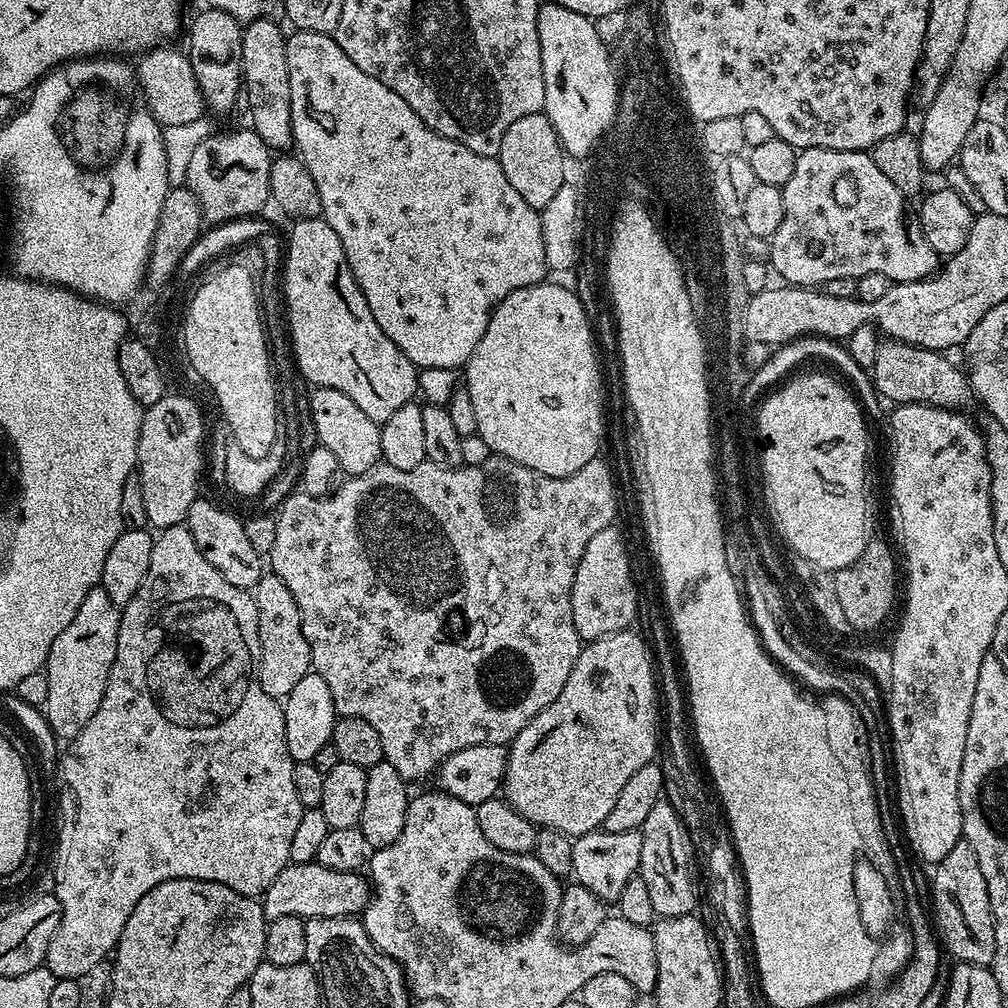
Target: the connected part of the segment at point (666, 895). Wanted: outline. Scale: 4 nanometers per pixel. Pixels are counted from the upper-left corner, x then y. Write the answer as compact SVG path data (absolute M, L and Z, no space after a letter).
M661 798L650 809L644 827L639 831L642 834L642 854L638 875L650 890L657 917L687 916L695 913L698 864L694 859L691 838L688 837L686 826L674 810L674 806L669 804L667 799Z

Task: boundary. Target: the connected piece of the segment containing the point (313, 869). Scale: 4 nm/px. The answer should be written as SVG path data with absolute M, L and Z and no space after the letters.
M315 862L310 864L289 863L270 882L264 891L262 903L266 919L286 918L286 914L305 918L334 918L347 916L356 918L363 913L370 899L370 881L367 875L346 870L330 870Z

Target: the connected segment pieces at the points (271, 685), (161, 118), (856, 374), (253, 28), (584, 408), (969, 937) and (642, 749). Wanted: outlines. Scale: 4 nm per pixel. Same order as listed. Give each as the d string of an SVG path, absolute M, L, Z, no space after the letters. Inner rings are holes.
M275 574L261 575L252 597L258 610L258 646L260 647L260 685L270 698L280 700L298 686L298 681L312 671L312 655L302 634L302 618L298 614L298 602L286 587L286 582Z
M157 46L145 51L139 57L138 64L138 88L152 111L157 124L164 128L170 126L182 126L186 122L194 122L201 119L206 112L206 101L200 84L196 81L196 75L192 69L192 63L187 55L172 46Z
M814 335L805 336L803 339L793 340L792 343L777 347L775 351L771 353L766 364L753 374L750 382L746 382L745 388L740 392L739 407L744 407L744 410L751 409L753 407L751 404L754 403L755 405L757 401L765 395L767 390L766 386L769 381L777 381L776 376L784 372L786 368L791 368L792 364L797 361L801 362L804 366L809 363L809 360L817 360L817 362L820 363L817 365L827 366L833 373L843 377L850 385L851 391L854 393L856 399L860 401L865 413L867 413L869 417L879 414L882 400L876 391L876 385L872 383L869 369L858 366L858 362L854 362L854 358L850 358L848 349L843 343L837 342L835 339L823 339ZM824 364L829 364L829 366Z
M269 18L252 20L243 25L242 96L248 99L248 112L252 115L253 132L273 150L288 150L292 143L292 115L290 114L290 70L286 66L286 32Z
M551 282L514 290L514 294L510 294L494 309L486 326L486 334L482 334L482 342L478 342L474 354L466 365L466 373L468 372L466 391L470 394L470 402L474 402L474 415L478 421L476 435L482 438L482 442L486 442L489 453L505 456L538 474L547 476L569 476L597 459L599 452L596 451L600 448L600 439L604 440L606 436L606 380L602 370L600 374L600 360L596 357L597 337L594 335L594 324L590 314L588 318L588 312L589 309L571 287L563 288L562 285L551 284Z
M961 839L935 865L932 876L932 908L934 924L939 939L949 957L965 964L991 965L996 949L994 938L994 918L990 906L990 894L986 890L986 878L978 867L978 858L974 855L974 846ZM936 911L936 916L935 912Z
M625 630L585 643L574 662L574 670L570 670L570 678L566 678L566 686L562 686L562 694L558 694L558 698L554 698L554 702L550 702L550 706L546 706L546 710L542 710L537 716L530 718L527 726L507 745L508 761L502 785L503 799L507 800L510 806L514 806L514 810L518 810L518 814L522 814L522 818L526 818L531 824L536 825L537 829L553 828L573 838L587 832L597 831L603 825L606 814L610 814L614 801L618 799L618 794L622 794L628 779L637 770L642 770L642 766L651 764L657 759L656 708L658 712L658 676L654 671L654 656L650 651L649 641L647 644L636 633L636 630Z

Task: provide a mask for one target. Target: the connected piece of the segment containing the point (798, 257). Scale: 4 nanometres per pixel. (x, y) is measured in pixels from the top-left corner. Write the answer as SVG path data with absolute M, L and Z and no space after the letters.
M801 148L796 153L794 175L782 189L782 223L770 237L772 244L772 268L781 276L785 285L815 289L835 279L855 282L866 274L886 274L894 284L924 280L938 268L936 251L926 242L919 219L908 213L909 201L874 166L868 152L850 150L826 150L825 148Z

